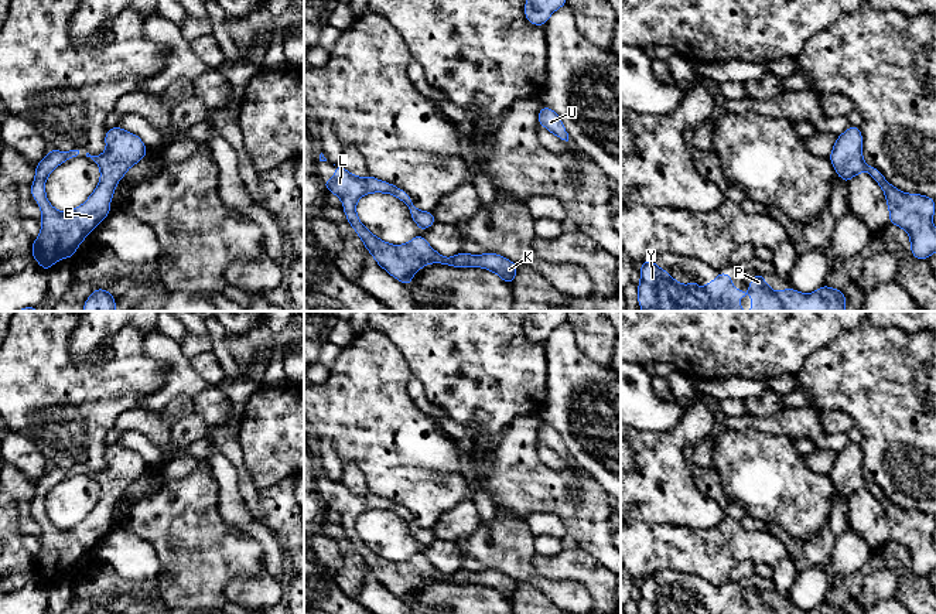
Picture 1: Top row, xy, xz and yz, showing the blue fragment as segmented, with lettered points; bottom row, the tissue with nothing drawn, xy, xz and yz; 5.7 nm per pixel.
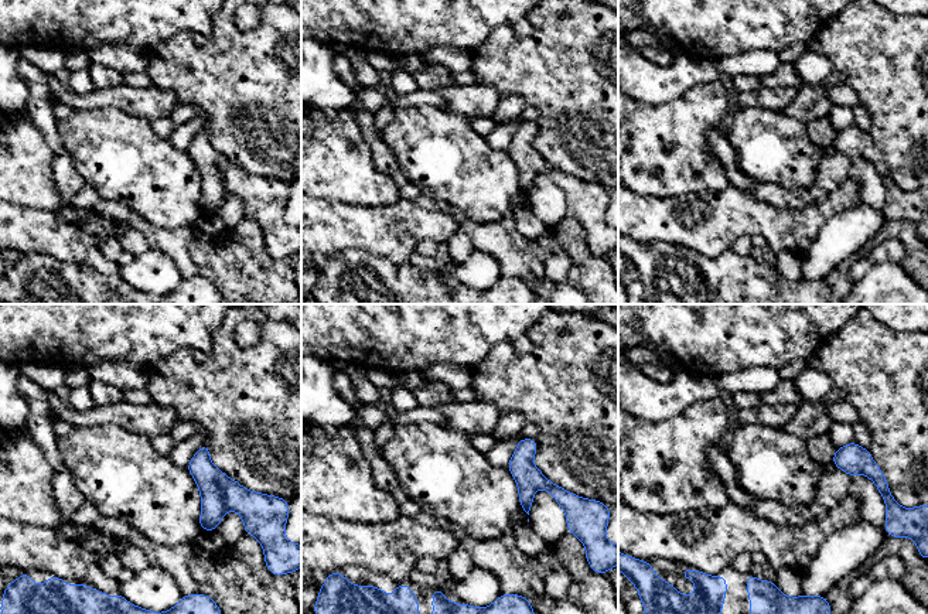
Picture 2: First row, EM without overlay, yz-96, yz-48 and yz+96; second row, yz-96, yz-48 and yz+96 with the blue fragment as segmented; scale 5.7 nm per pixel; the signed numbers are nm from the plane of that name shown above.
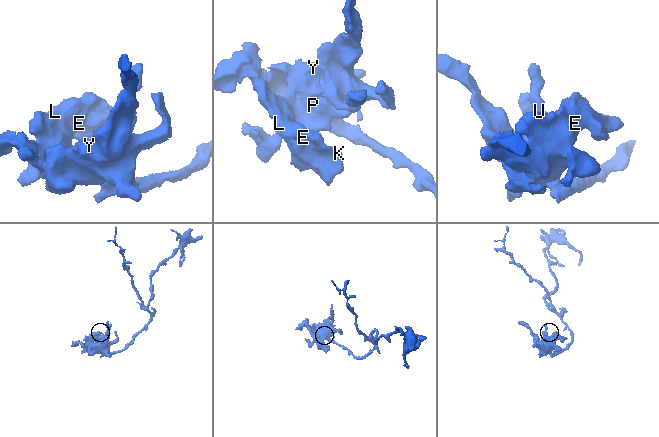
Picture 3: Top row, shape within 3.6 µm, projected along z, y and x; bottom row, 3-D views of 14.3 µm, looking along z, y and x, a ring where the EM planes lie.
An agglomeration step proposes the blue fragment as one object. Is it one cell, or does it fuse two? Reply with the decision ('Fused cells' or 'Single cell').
Single cell

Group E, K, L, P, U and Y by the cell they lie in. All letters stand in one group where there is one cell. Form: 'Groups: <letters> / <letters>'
Groups: E K L P U Y

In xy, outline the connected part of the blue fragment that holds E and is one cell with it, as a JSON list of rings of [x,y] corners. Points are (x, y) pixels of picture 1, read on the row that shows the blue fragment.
[[[122,127],[107,129],[105,134],[106,151],[90,157],[100,170],[100,180],[89,198],[78,208],[62,212],[55,209],[47,199],[45,180],[64,161],[81,157],[82,149],[58,151],[49,149],[47,156],[35,166],[35,178],[31,184],[31,197],[40,204],[41,232],[33,241],[33,259],[44,270],[64,259],[75,257],[76,248],[85,241],[109,214],[110,201],[117,183],[126,171],[147,156],[146,144],[141,139]]]

